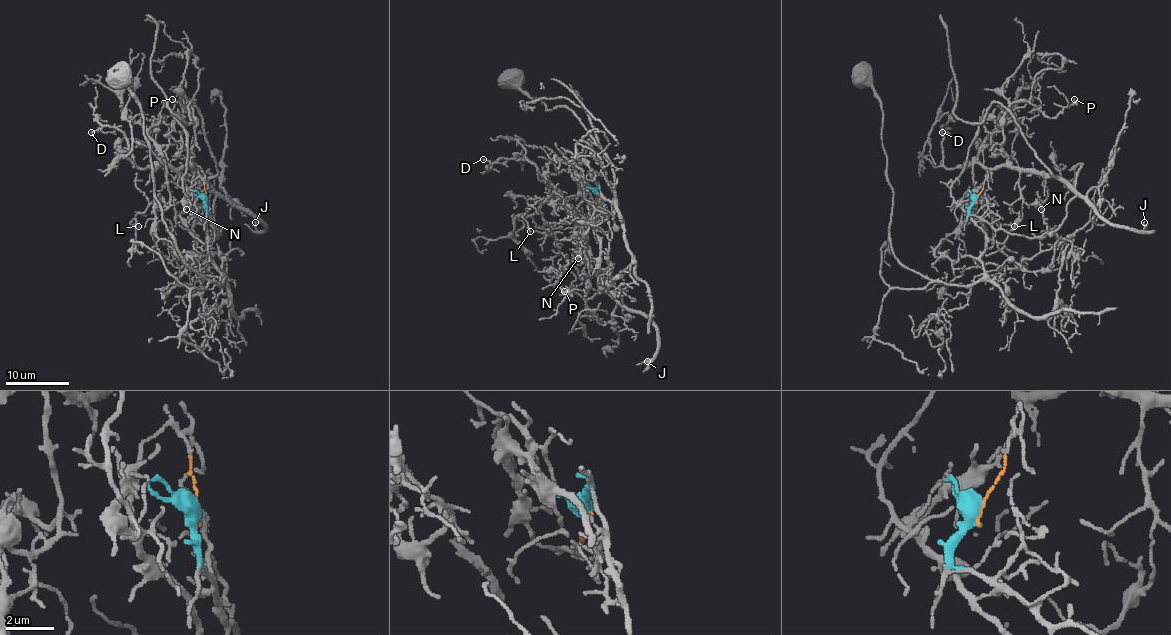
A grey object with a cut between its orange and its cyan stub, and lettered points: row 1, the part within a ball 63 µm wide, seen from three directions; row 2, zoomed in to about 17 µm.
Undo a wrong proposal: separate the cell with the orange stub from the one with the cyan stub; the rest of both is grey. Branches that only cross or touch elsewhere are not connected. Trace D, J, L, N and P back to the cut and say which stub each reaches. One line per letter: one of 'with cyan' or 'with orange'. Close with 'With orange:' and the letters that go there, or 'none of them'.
D: with cyan
J: with cyan
L: with cyan
N: with cyan
P: with cyan
With orange: none of them

